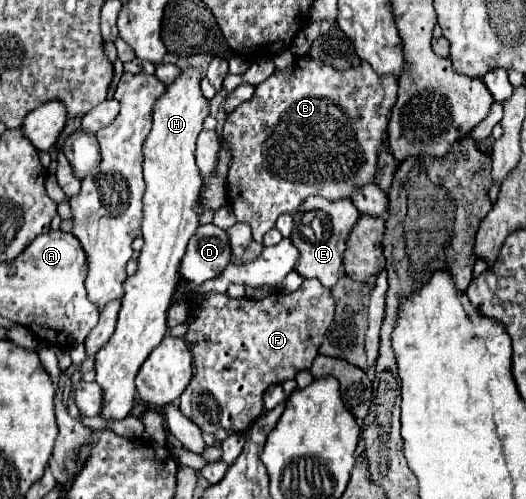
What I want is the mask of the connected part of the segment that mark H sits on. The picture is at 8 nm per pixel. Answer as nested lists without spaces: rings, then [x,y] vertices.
[[[192,68],[182,70],[154,106],[152,130],[144,142],[144,246],[138,256],[136,274],[128,276],[124,282],[116,332],[108,340],[108,346],[96,354],[96,382],[104,390],[104,418],[120,420],[128,416],[136,394],[134,378],[150,352],[168,334],[166,314],[172,306],[176,286],[182,280],[180,262],[188,240],[200,226],[202,210],[198,202],[202,198],[204,180],[196,166],[194,148],[208,112],[208,100],[200,90],[200,72]]]

